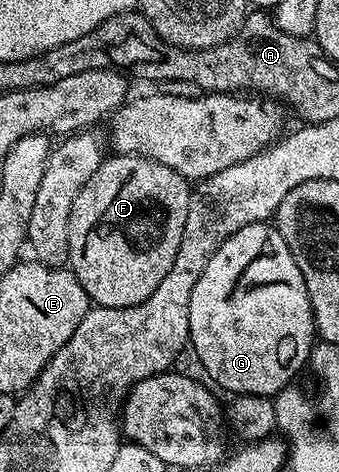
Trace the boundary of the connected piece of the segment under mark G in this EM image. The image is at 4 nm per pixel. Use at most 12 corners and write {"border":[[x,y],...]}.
{"border":[[276,225],[239,228],[191,291],[189,346],[276,396],[316,338]]}

